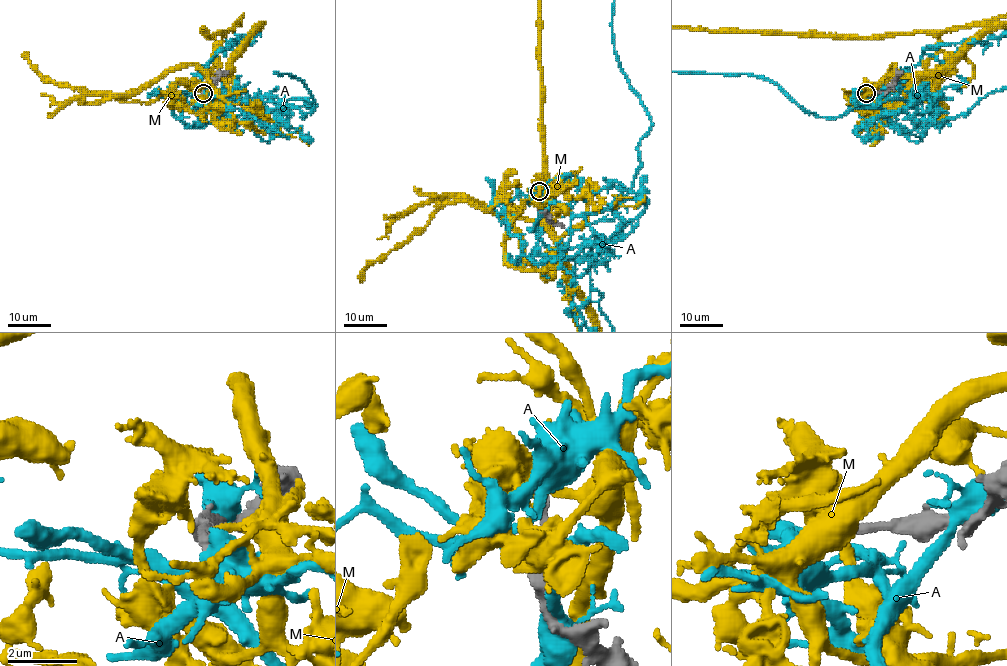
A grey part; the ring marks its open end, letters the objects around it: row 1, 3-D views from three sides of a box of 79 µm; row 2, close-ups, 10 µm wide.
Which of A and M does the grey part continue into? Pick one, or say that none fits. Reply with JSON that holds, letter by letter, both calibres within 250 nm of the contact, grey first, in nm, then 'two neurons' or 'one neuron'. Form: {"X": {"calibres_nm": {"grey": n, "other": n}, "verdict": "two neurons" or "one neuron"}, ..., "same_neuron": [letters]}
{"A": {"calibres_nm": {"grey": 400, "other": 700}, "verdict": "two neurons"}, "M": {"calibres_nm": {"grey": 440, "other": 190}, "verdict": "two neurons"}, "same_neuron": []}

